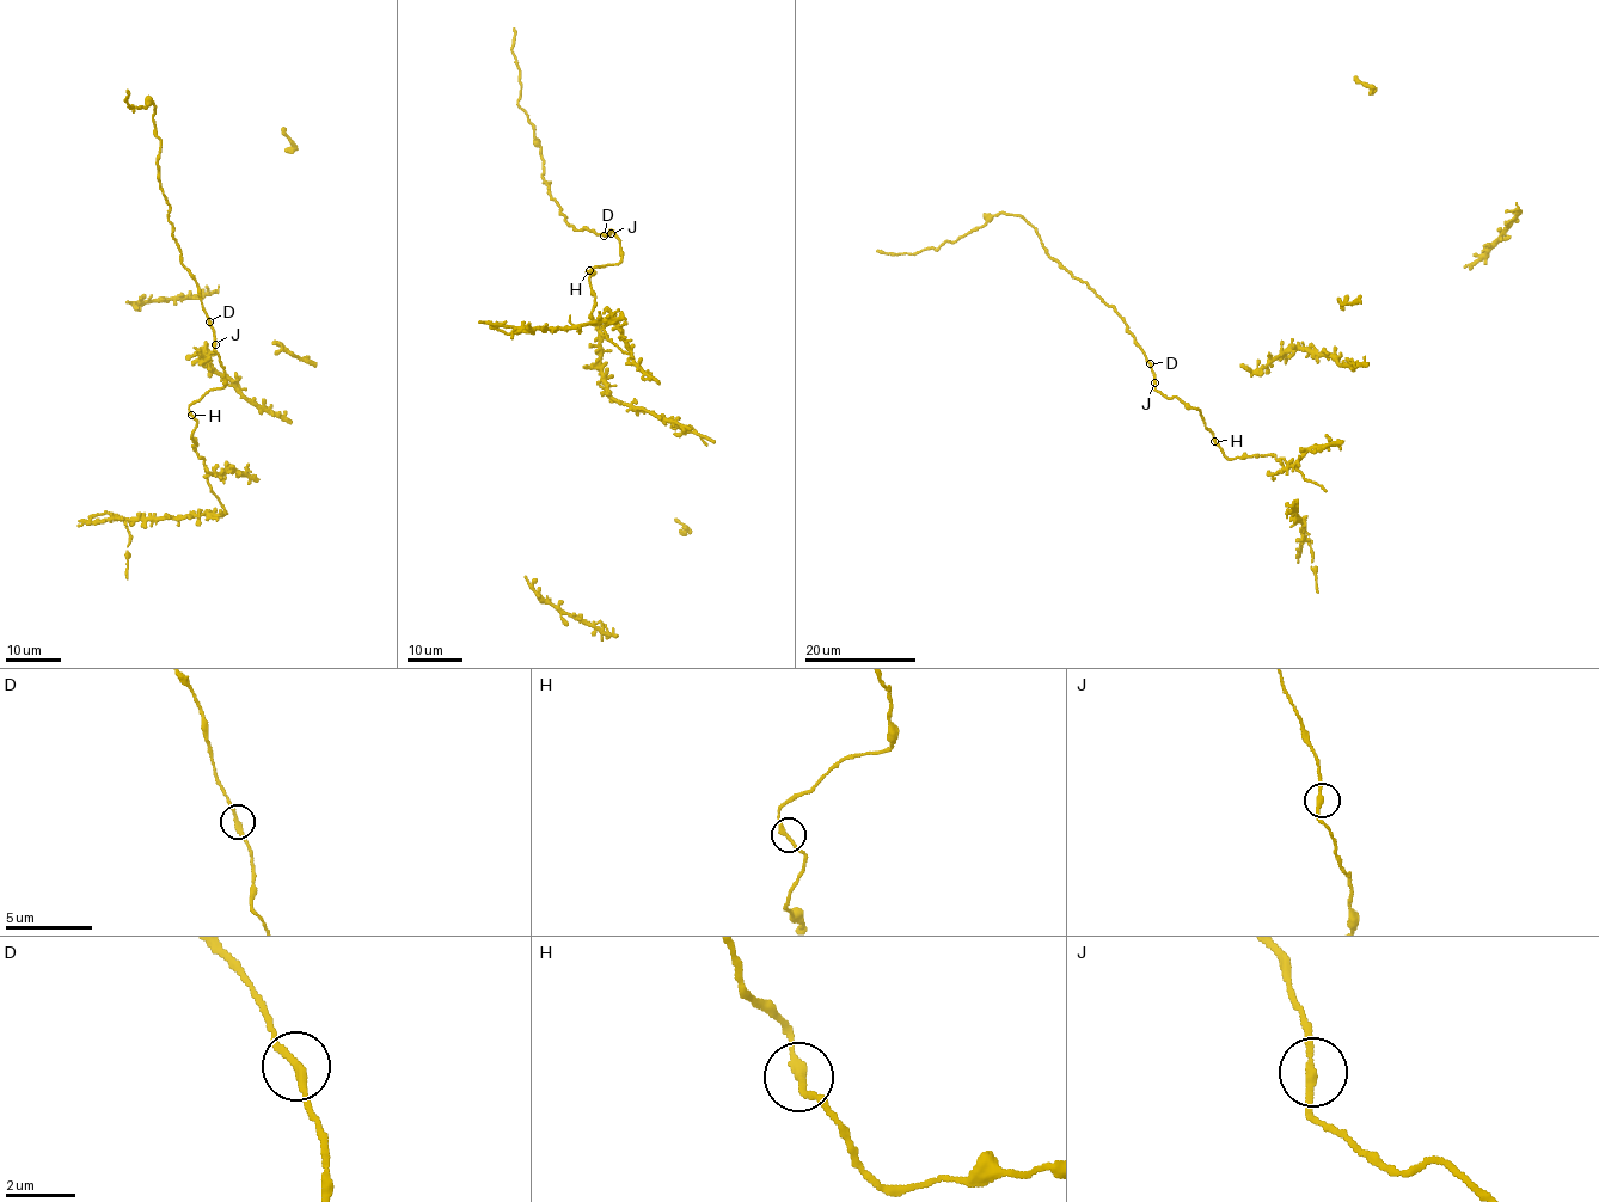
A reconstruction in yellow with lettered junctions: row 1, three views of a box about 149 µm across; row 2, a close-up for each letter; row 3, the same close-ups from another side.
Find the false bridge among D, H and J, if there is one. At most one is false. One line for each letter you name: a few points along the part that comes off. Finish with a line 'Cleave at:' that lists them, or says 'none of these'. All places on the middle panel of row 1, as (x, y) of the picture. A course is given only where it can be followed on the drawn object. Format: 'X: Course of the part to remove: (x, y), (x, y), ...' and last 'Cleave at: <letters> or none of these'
Cleave at: none of these

